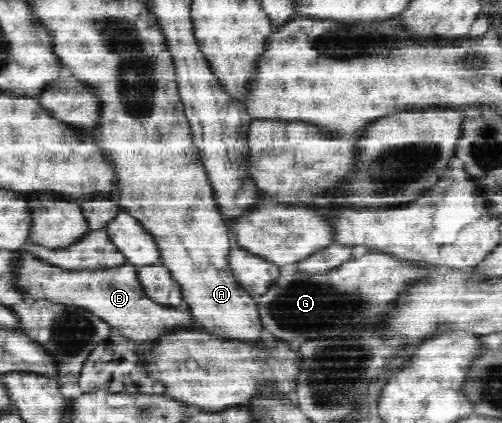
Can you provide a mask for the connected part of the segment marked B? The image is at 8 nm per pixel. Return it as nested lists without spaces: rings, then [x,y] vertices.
[[[27,252],[23,258],[20,271],[21,285],[28,299],[40,299],[47,297],[53,301],[65,301],[69,304],[81,304],[97,312],[105,322],[111,326],[119,326],[121,332],[125,332],[129,338],[151,342],[160,342],[161,338],[185,330],[205,330],[205,325],[199,323],[199,319],[188,308],[177,308],[177,305],[161,304],[147,296],[144,286],[139,278],[138,267],[133,264],[125,264],[113,270],[103,272],[65,272],[61,268],[41,262]]]

